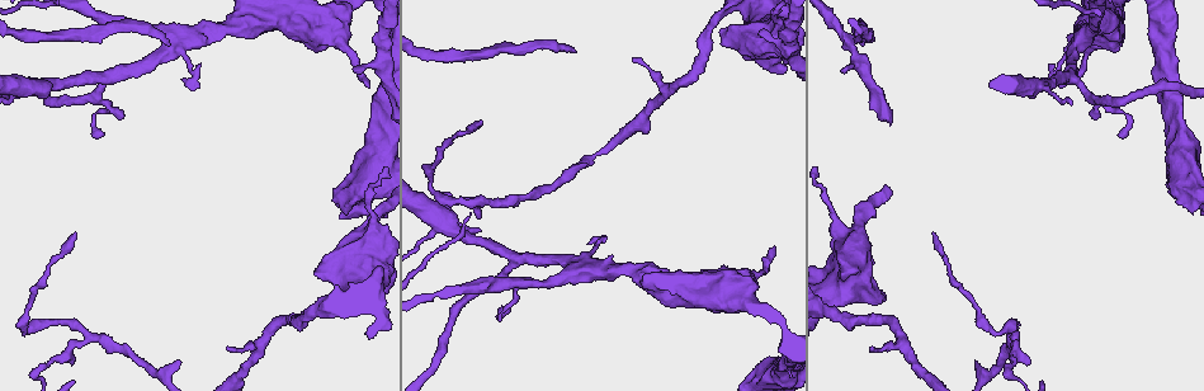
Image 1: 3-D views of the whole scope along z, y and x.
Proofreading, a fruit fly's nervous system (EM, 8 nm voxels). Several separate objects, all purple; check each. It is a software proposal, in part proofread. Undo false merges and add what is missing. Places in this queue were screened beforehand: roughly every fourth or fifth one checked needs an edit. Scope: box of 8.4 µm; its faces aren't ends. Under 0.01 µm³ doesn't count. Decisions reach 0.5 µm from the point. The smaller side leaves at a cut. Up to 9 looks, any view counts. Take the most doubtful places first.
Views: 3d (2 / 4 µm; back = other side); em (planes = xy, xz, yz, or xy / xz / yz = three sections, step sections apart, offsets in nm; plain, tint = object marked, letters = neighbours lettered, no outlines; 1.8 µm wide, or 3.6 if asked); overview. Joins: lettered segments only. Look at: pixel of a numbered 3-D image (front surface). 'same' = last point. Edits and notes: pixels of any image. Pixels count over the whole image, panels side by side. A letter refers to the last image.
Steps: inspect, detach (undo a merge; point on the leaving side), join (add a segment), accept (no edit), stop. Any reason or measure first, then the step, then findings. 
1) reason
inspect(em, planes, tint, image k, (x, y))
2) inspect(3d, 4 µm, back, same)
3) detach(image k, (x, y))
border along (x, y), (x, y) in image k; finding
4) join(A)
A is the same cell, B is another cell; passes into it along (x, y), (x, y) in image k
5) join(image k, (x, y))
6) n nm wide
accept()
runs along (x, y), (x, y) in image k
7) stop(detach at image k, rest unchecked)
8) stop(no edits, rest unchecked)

small branch off a trunk
inspect(3d, 4 µm, image 1, (441, 223))

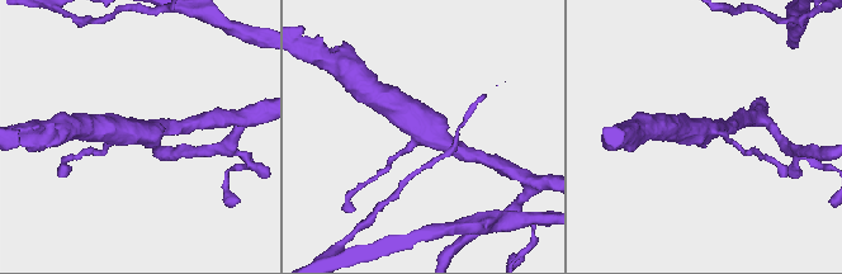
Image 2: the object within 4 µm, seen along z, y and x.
3 arms; need the tissue
inspect(em, planes, letters, image 2, (144, 132))

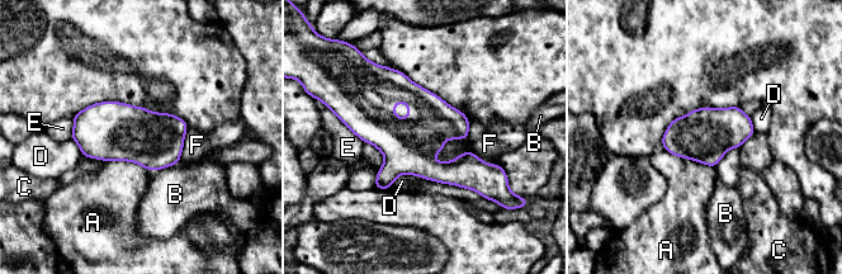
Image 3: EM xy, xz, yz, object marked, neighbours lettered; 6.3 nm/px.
accept()
A, B, C, D, E and F are other cells; border along (662, 146), (681, 157), (714, 168) in image 3; one neuron here

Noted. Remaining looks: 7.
thin end
inspect(em, yz, step 8, letters, image 1, (863, 44))

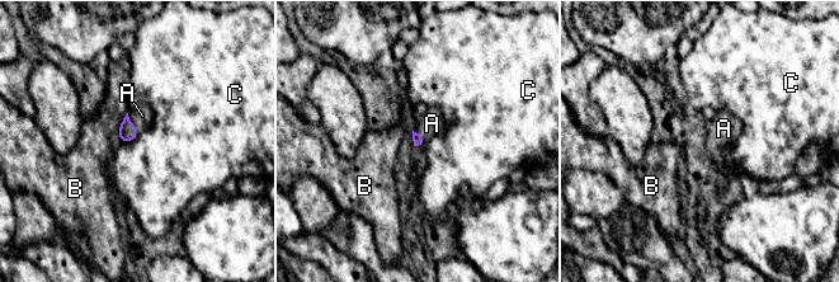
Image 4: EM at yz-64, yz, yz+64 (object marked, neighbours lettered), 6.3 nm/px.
inspect(em, planes, letters, same)

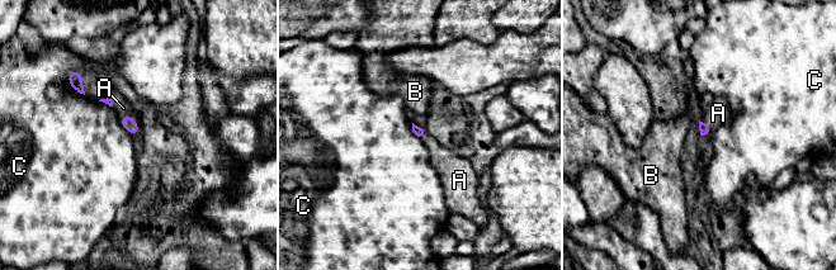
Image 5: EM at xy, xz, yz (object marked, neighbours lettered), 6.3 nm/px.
A touches over 170 nm
join(A)
A is the same cell, B and C are other cells; passes into it along (127, 122), (133, 119), (123, 108) in image 5; it goes on there

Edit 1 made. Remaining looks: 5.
inspect(overview)

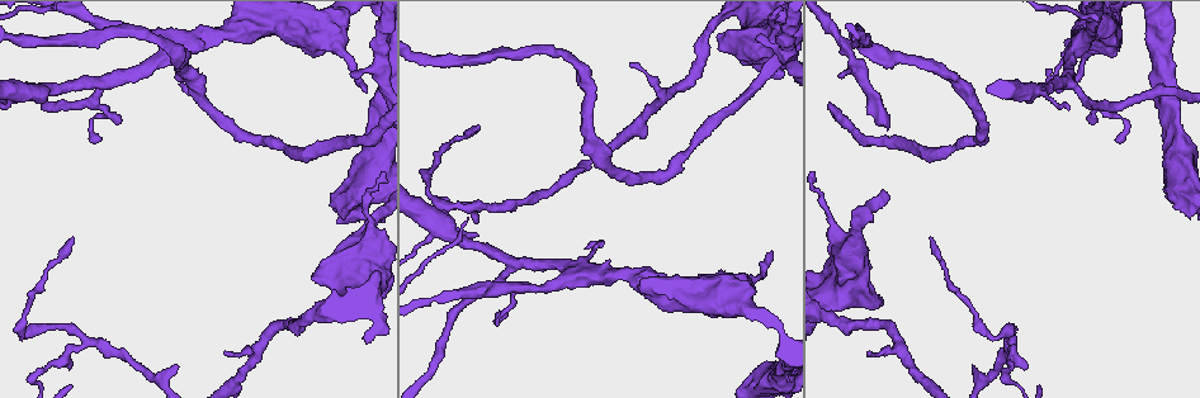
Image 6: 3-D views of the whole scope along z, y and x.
thin end
inspect(3d, 4 µm, image 6, (352, 73))

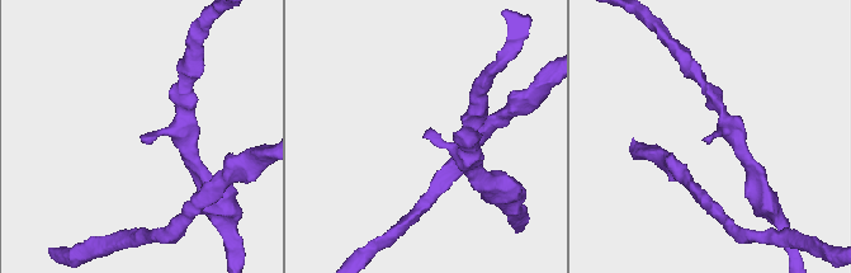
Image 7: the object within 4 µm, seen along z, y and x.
inspect(em, xz, step 4, tint, image 7, (142, 135))

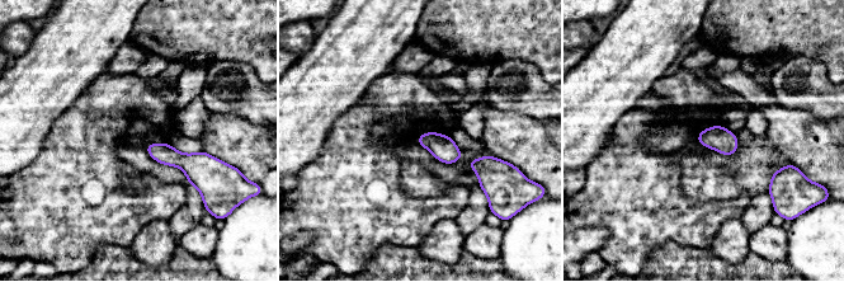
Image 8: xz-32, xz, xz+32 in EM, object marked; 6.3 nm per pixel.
inspect(em, planes, letters, same)

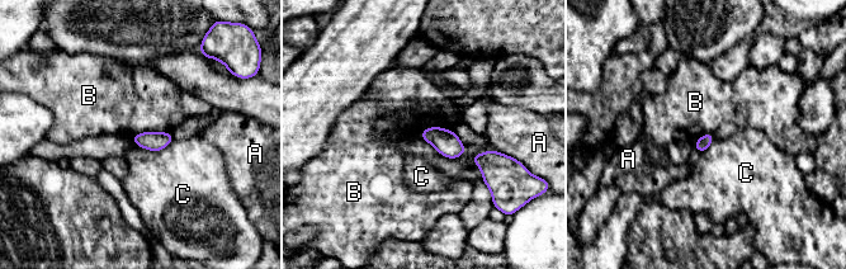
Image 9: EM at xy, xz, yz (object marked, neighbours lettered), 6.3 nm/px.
80 nm wide
accept()
A, B and C are other cells; border along (170, 131), (138, 132), (132, 137) in image 9; no lettered segment goes on from it

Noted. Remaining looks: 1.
thin end
inspect(em, planes, letters, image 6, (478, 124))

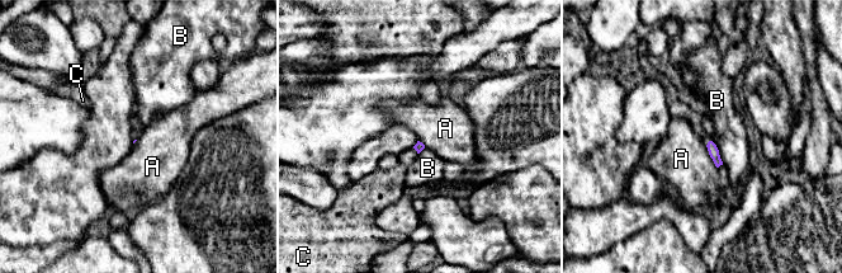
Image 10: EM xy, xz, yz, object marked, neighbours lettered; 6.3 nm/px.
accept()
A, B and C are other cells; border along (703, 140), (717, 168) in image 10; no lettered segment goes on from it

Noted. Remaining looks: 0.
stop(join at image 5, rest unchecked)

